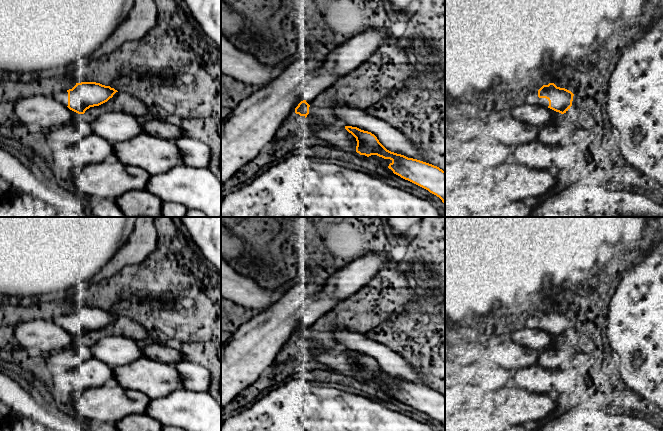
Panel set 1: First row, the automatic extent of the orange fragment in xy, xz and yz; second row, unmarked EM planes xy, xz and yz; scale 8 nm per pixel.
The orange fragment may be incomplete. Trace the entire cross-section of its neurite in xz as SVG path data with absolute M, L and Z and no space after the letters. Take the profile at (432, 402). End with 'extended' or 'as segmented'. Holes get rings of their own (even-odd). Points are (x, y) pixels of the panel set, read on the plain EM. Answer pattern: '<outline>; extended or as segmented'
M345 350L357 365L356 376L367 381L377 379L392 386L388 392L394 398L408 404L439 421L445 427L445 395L432 388L408 382L387 374L371 356Z; as segmented

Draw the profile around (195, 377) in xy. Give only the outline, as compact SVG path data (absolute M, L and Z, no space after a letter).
M183 360L174 364L179 373L183 389L201 392L208 391L211 384L211 372L200 364Z

